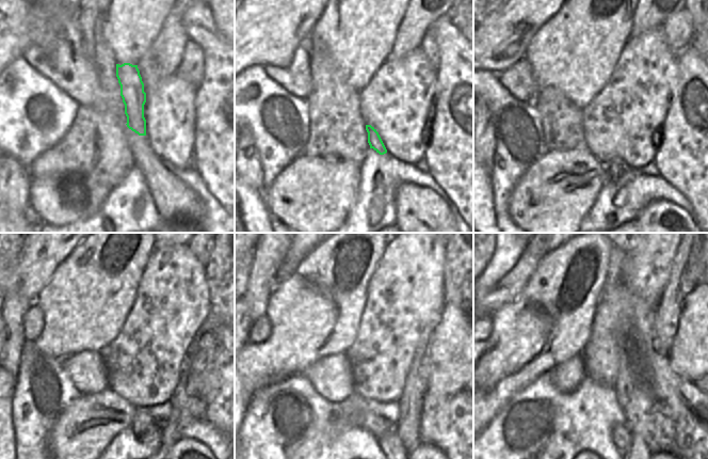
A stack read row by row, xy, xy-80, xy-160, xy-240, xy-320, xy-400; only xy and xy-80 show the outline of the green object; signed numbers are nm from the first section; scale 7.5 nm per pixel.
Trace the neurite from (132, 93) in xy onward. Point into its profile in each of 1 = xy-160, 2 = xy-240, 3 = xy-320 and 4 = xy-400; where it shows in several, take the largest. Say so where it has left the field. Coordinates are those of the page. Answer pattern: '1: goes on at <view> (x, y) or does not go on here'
1: goes on at xy-160 (621, 172)
2: goes on at xy-240 (143, 422)
3: goes on at xy-320 (390, 443)
4: goes on at xy-400 (639, 449)

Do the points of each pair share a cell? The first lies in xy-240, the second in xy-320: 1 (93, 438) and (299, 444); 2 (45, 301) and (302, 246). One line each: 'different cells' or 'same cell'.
1: different cells
2: different cells

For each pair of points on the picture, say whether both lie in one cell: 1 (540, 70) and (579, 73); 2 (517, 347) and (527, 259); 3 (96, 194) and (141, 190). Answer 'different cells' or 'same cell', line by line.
1: same cell
2: different cells
3: different cells

